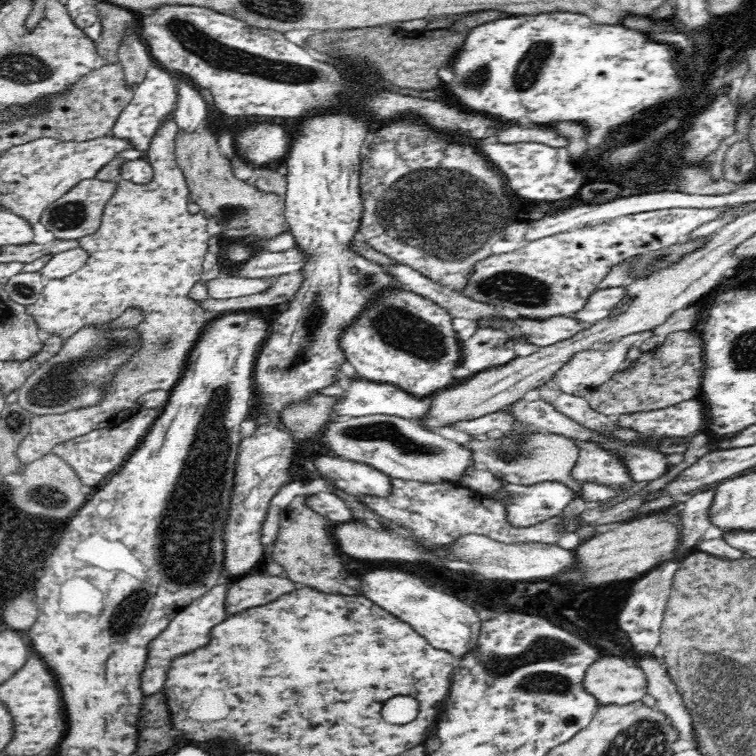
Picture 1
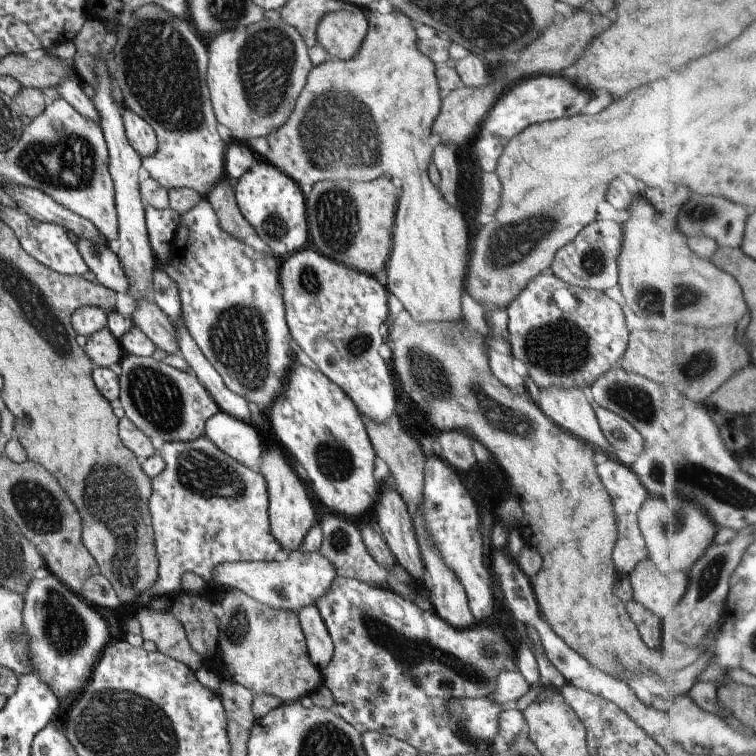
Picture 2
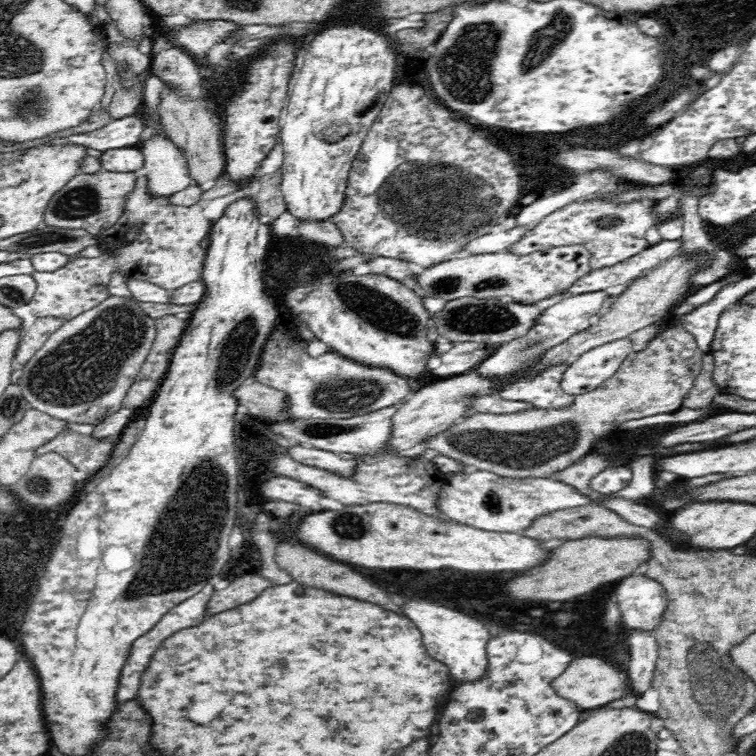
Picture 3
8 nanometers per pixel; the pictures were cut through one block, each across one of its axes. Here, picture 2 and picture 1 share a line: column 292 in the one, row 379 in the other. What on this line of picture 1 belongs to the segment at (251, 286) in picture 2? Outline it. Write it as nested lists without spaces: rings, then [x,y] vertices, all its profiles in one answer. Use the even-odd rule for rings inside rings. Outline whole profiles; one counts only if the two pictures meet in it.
[[[360,377],[352,379],[348,392],[344,392],[342,386],[339,386],[339,382],[336,382],[334,386],[322,390],[322,394],[343,398],[341,403],[338,403],[333,410],[337,416],[343,415],[356,418],[370,415],[390,415],[421,422],[421,420],[425,419],[425,416],[428,414],[431,403],[429,398],[424,397],[423,399],[418,399],[403,392],[396,386],[390,384],[377,384],[376,382],[369,382],[369,380]]]

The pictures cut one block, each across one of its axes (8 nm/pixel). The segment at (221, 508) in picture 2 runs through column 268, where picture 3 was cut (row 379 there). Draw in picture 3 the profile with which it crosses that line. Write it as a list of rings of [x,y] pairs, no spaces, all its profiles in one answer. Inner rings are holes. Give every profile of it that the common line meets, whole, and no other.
[[[562,363],[535,377],[518,379],[518,382],[504,386],[499,396],[506,400],[529,402],[540,409],[567,409],[573,405],[575,397],[561,390],[562,374],[566,368],[568,365]]]

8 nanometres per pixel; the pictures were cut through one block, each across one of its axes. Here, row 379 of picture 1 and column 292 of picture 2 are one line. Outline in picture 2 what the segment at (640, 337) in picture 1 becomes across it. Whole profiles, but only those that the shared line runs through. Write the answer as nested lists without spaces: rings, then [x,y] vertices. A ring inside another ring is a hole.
[[[290,551],[277,560],[223,562],[213,566],[211,582],[221,584],[225,589],[241,590],[252,600],[277,611],[299,611],[301,608],[312,606],[324,596],[329,584],[335,578],[335,568],[331,562],[317,552]]]

